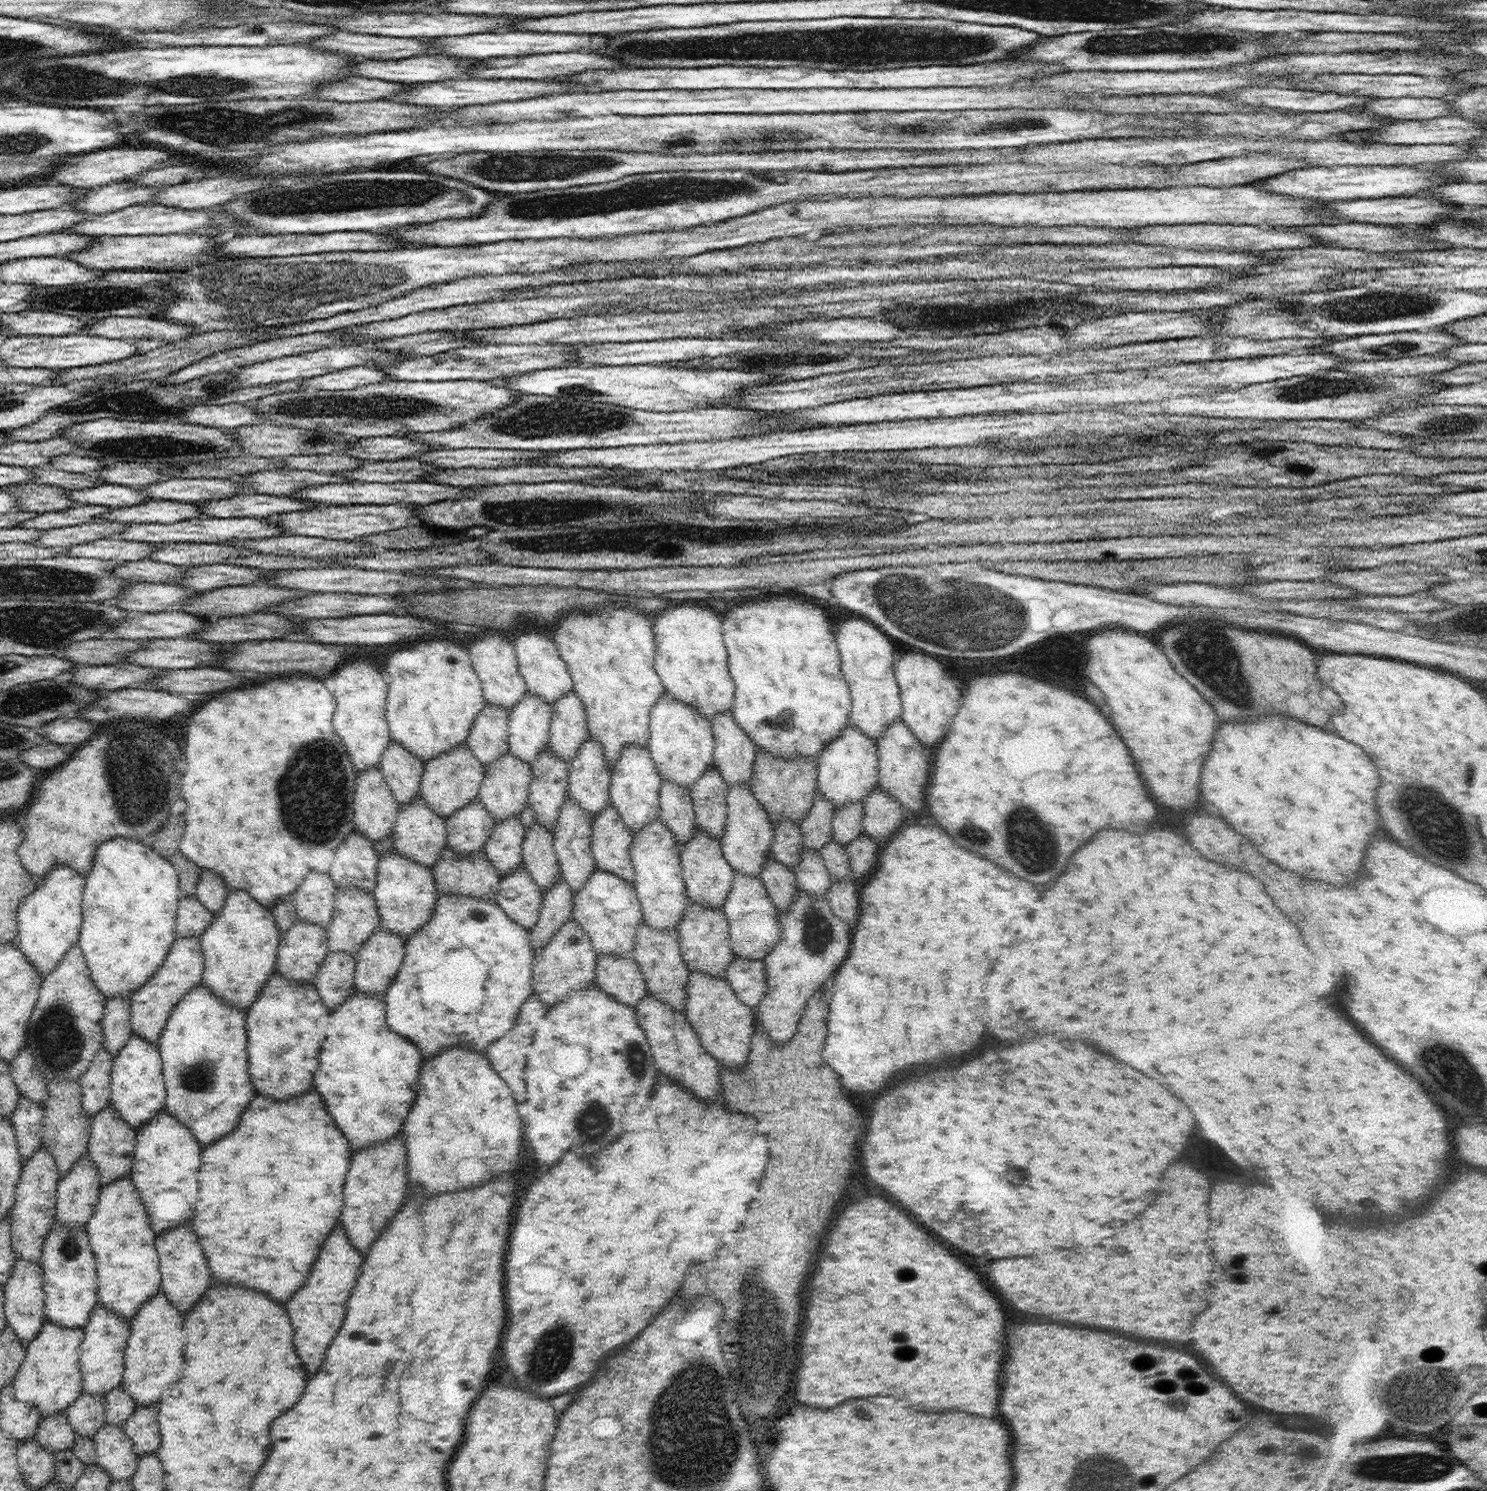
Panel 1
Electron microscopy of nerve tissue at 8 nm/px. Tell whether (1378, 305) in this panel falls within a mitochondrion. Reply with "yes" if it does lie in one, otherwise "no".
yes

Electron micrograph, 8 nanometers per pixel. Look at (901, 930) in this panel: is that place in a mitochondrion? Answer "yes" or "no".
no

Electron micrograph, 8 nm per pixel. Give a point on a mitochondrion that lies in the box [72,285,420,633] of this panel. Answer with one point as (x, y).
(149, 446)

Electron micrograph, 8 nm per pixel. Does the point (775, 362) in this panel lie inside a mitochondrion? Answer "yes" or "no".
yes

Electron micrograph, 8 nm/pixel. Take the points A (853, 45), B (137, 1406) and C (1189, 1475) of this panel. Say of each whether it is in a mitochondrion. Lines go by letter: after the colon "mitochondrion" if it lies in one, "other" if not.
A: mitochondrion
B: other
C: other

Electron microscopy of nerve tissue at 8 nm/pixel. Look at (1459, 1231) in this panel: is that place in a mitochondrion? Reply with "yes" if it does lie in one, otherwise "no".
no

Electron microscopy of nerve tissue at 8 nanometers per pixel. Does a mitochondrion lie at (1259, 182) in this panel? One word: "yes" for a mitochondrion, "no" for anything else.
no

